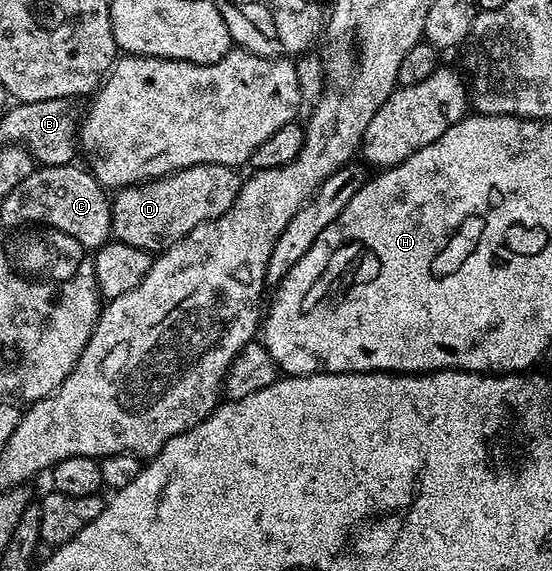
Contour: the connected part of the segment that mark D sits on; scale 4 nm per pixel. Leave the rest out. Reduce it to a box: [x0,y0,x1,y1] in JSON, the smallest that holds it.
[111,163,240,253]

